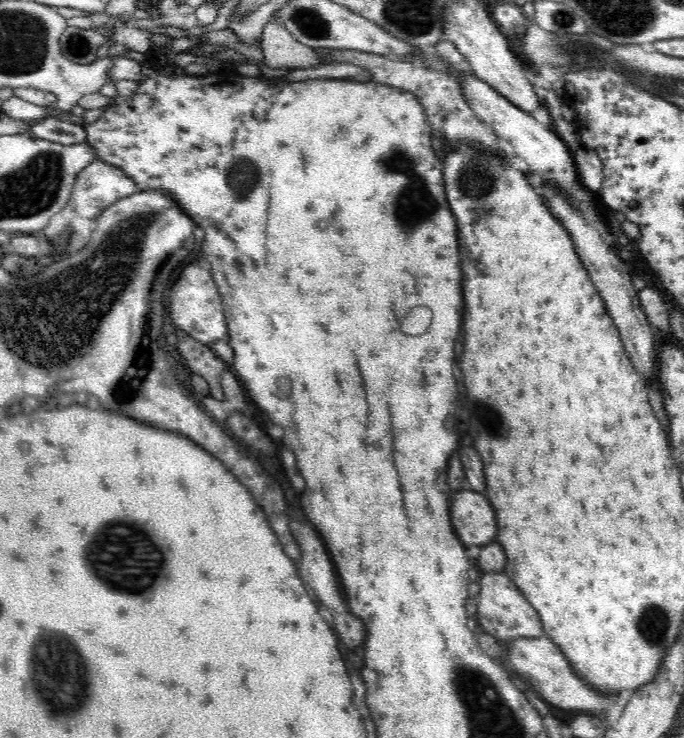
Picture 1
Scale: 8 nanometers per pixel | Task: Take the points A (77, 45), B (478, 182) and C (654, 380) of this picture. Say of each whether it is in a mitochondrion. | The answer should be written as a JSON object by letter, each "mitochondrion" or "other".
{"A":"mitochondrion","B":"mitochondrion","C":"other"}

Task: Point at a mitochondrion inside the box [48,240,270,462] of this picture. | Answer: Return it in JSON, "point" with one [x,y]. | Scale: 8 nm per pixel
{"point":[133,373]}

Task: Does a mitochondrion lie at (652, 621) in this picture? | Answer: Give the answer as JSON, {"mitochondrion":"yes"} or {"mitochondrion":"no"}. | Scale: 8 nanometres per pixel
{"mitochondrion":"yes"}

